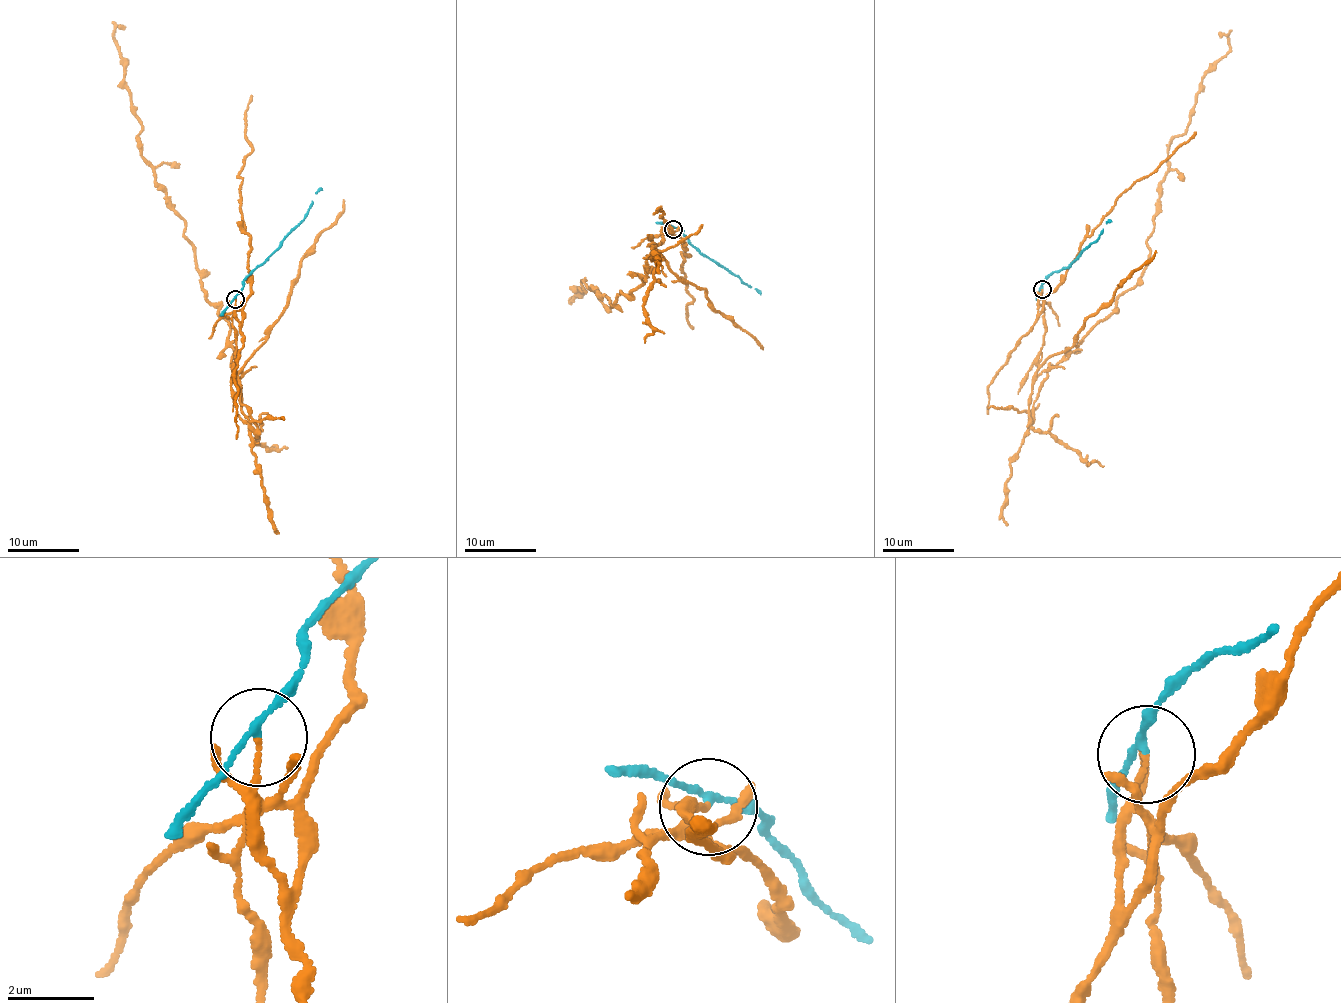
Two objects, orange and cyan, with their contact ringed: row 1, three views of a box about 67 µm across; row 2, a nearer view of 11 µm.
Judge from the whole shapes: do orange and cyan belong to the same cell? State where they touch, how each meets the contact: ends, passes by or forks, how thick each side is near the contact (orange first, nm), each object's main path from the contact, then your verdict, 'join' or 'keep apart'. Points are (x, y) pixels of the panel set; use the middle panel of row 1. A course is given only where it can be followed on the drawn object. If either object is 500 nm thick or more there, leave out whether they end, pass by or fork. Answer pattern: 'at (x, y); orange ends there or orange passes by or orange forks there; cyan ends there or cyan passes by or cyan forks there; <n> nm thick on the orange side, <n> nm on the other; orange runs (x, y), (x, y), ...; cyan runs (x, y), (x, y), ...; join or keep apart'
at (673, 229); orange ends there; cyan passes by; 110 nm thick on the orange side, 120 nm on the other; orange runs (672, 229), (652, 246), (643, 282), (612, 305), (586, 278), (584, 292), (577, 289), (568, 301), (582, 288); cyan runs (672, 229), (684, 233), (690, 244), (760, 295); keep apart

